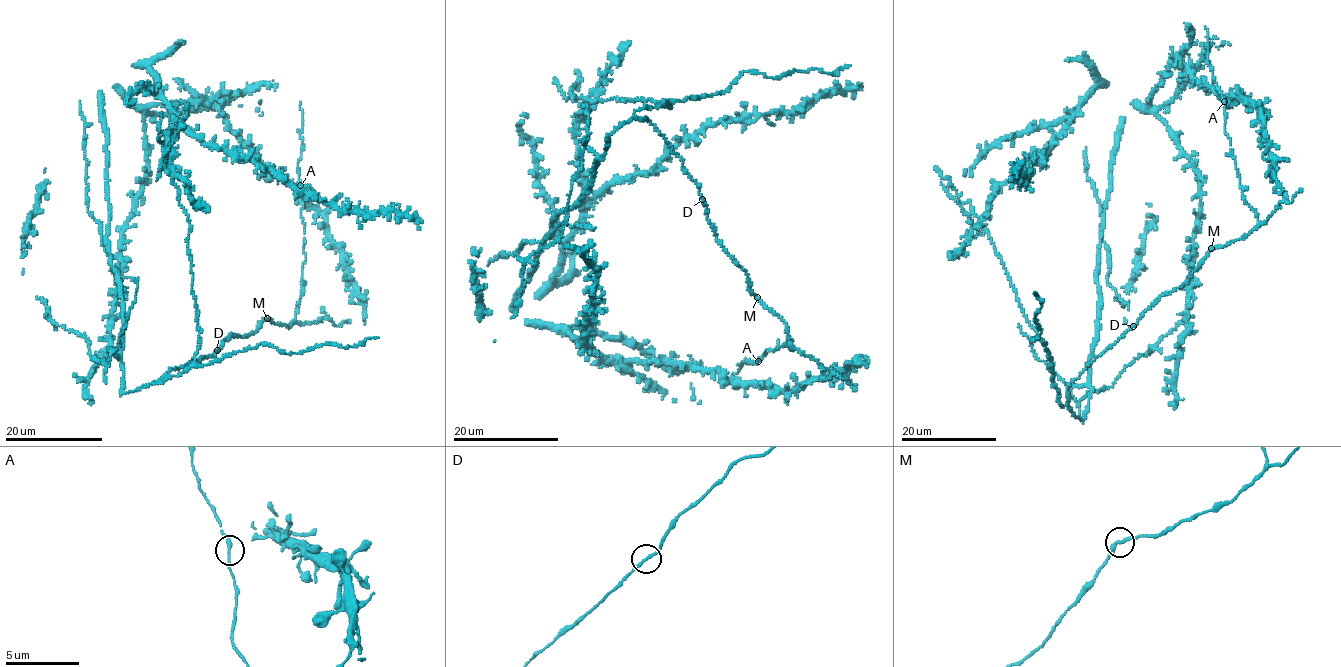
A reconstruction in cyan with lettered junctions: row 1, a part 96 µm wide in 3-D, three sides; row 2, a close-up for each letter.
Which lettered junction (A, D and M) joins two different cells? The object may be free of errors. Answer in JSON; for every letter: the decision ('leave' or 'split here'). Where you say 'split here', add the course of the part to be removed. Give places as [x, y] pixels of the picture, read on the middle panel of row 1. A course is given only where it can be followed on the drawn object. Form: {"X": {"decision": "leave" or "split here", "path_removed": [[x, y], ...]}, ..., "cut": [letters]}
{"A": {"decision": "leave"}, "D": {"decision": "leave"}, "M": {"decision": "leave"}, "cut": []}

